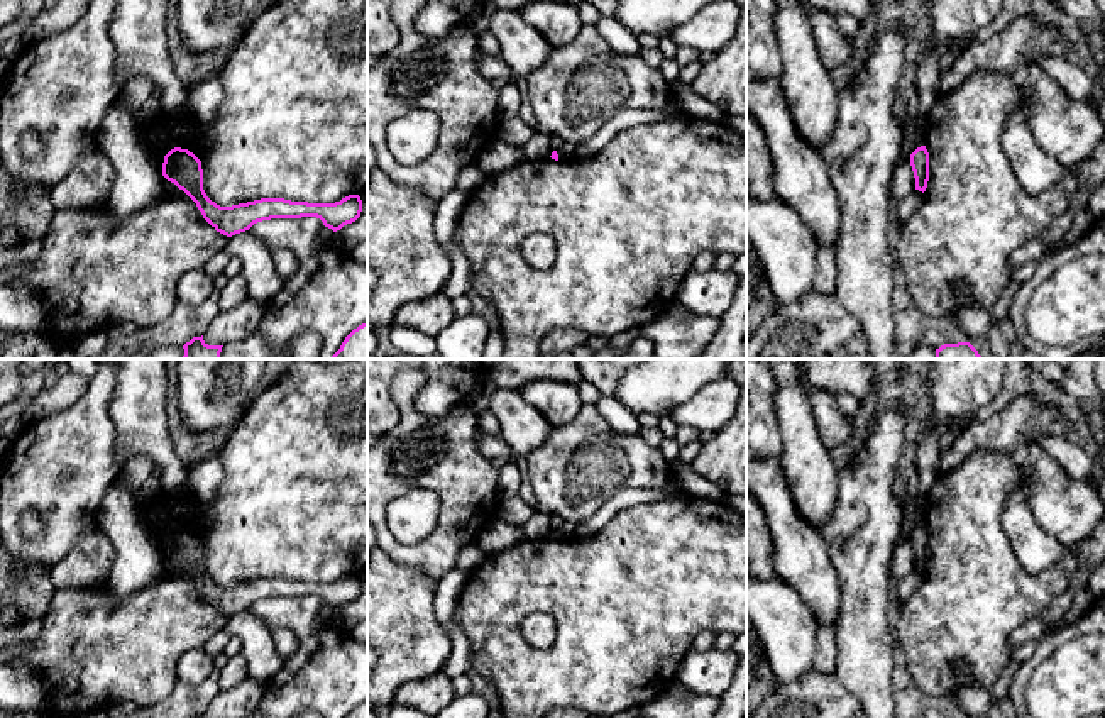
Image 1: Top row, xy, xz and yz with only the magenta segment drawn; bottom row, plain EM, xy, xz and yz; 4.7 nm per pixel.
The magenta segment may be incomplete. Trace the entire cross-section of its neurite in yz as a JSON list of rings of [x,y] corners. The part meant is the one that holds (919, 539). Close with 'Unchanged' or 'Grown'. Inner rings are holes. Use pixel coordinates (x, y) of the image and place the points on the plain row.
[[[926,525],[917,527],[910,533],[910,545],[915,557],[915,569],[924,572],[929,561],[929,532]]]. Unchanged

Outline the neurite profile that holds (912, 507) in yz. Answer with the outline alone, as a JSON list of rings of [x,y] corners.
[[[915,493],[902,500],[902,532],[910,535],[917,527],[926,523],[924,498]]]

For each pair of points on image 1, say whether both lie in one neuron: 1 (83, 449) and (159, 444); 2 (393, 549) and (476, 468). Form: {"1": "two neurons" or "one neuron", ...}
{"1": "two neurons", "2": "one neuron"}

